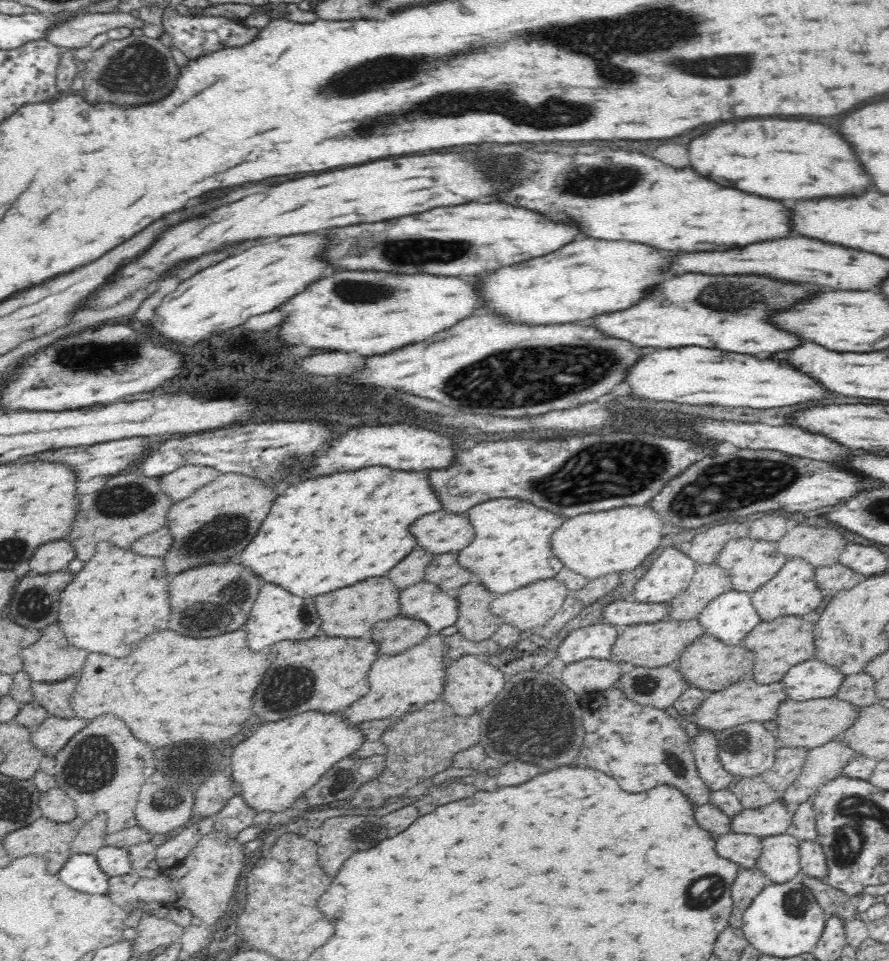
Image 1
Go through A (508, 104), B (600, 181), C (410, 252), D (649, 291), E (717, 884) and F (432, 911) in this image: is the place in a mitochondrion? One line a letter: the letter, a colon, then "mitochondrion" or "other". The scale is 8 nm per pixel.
A: mitochondrion
B: mitochondrion
C: mitochondrion
D: other
E: mitochondrion
F: other

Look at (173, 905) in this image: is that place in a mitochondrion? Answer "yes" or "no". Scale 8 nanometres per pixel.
no

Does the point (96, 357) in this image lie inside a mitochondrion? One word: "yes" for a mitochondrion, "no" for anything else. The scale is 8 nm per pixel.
yes

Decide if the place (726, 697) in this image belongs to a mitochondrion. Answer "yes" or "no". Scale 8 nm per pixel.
no

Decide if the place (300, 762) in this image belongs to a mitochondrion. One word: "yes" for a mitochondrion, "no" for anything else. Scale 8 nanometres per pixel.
no

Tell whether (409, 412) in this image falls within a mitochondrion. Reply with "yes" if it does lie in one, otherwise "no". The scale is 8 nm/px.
no

